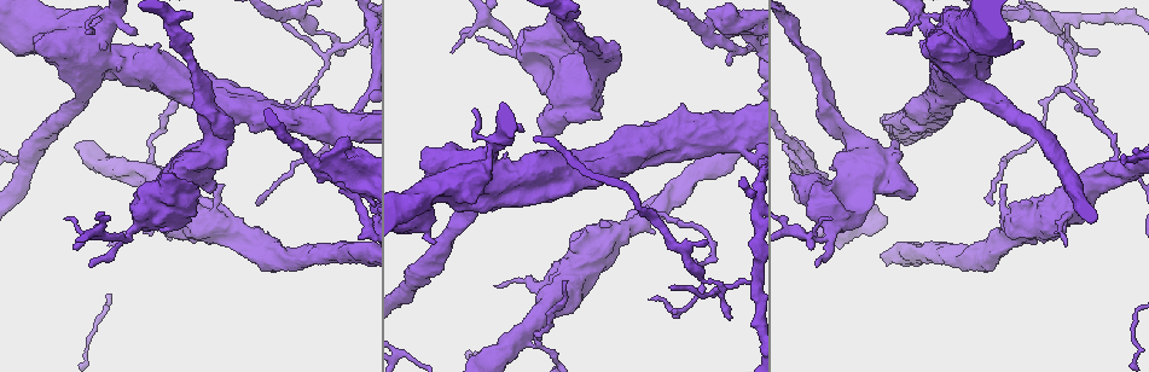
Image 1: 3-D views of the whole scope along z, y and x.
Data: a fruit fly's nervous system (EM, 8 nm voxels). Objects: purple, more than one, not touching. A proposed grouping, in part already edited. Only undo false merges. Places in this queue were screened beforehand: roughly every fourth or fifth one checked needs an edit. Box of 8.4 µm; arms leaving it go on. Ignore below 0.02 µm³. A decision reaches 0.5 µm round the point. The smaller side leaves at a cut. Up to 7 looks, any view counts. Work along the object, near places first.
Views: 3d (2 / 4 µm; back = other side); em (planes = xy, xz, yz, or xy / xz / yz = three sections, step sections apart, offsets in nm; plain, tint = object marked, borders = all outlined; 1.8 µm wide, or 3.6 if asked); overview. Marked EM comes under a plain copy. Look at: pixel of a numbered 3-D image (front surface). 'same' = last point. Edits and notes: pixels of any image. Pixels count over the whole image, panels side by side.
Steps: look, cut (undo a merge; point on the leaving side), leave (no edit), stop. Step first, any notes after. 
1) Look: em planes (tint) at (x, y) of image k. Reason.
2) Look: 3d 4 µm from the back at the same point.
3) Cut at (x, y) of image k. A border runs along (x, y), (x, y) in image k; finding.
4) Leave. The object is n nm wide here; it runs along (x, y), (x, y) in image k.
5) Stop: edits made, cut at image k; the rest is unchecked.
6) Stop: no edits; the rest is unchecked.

Look: 3d 2 µm at (1106, 168) of image 1. Four-way junction.

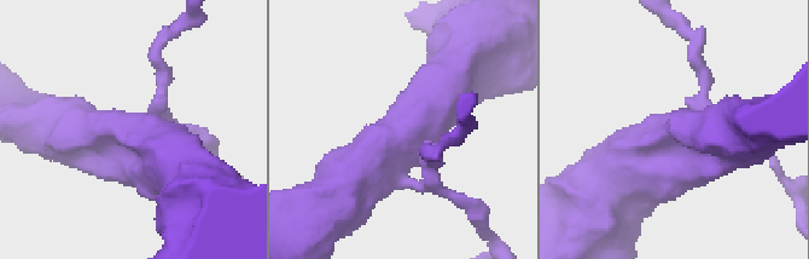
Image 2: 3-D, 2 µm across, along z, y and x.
Look: em planes (tint) at (141, 135) of image 2. 4 arms meet here; now the EM.

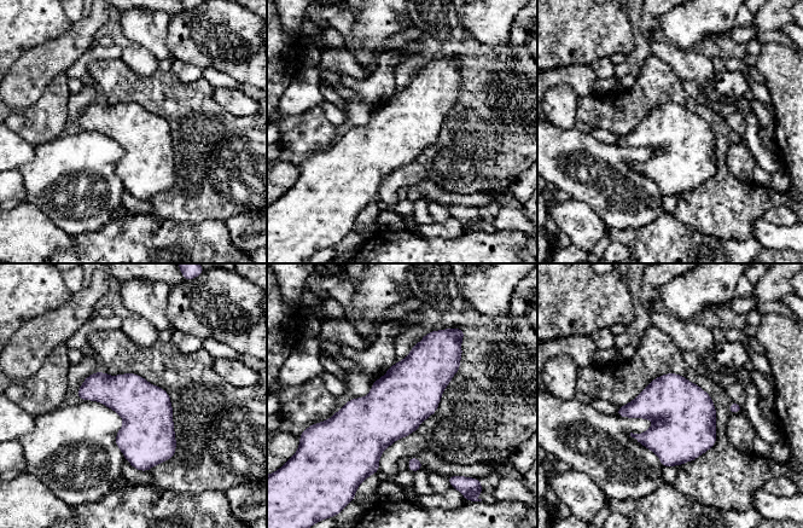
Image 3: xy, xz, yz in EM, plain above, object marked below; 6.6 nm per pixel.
Leave. One cell here.

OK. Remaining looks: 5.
Look: em planes (tint) at (832, 234) of image 1.

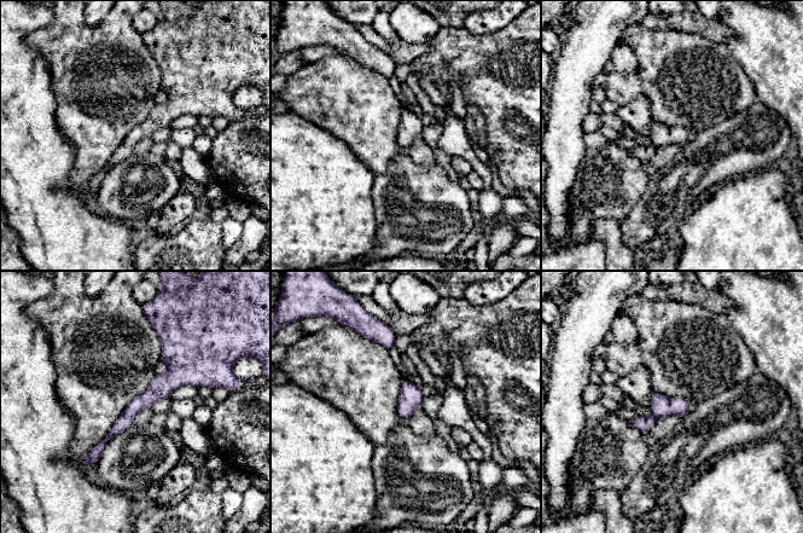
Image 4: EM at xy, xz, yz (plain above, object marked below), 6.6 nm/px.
Cut at (643, 423) of image 4. A border runs along (651, 415), (656, 418) in image 4; a second cell is stuck on.

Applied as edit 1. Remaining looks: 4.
Look: overview. See it whole again.

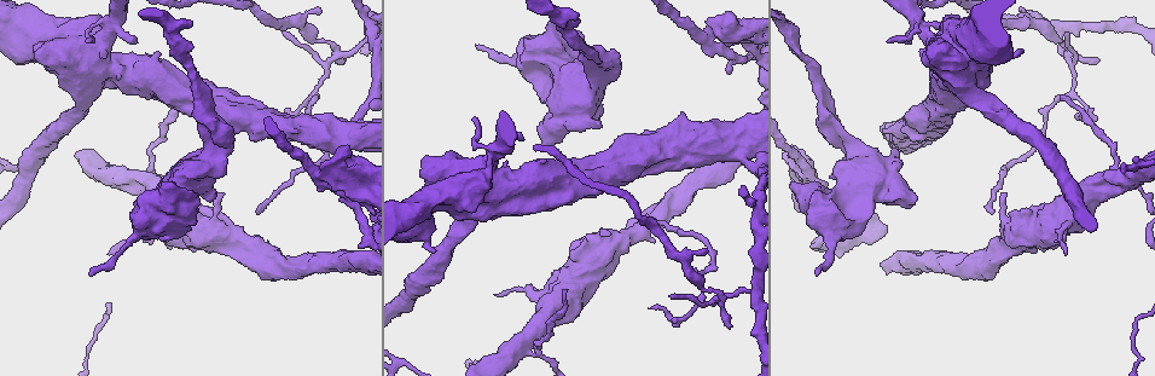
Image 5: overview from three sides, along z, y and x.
Look: em xz step 8 (tint) at (864, 192) of image 5. Touches itself.

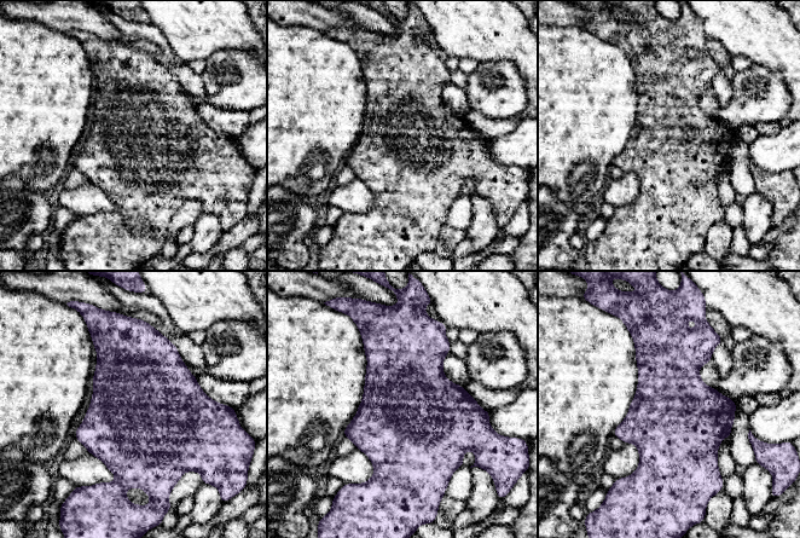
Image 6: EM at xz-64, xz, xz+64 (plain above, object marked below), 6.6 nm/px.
Look: em planes (tint) at the same point.

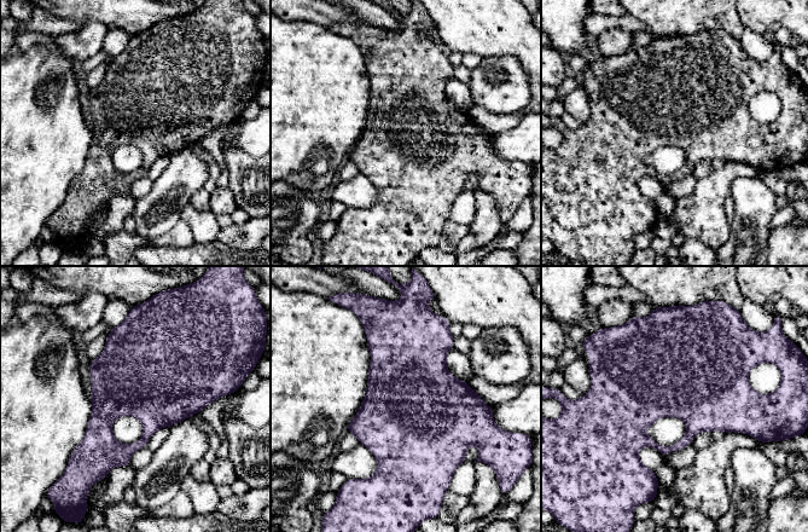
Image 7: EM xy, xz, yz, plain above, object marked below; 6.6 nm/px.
Leave. The object is 500 nm wide here; continuous, no second cell.

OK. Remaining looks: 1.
Stop: edits made, cut at image 4; the rest is unchecked.

